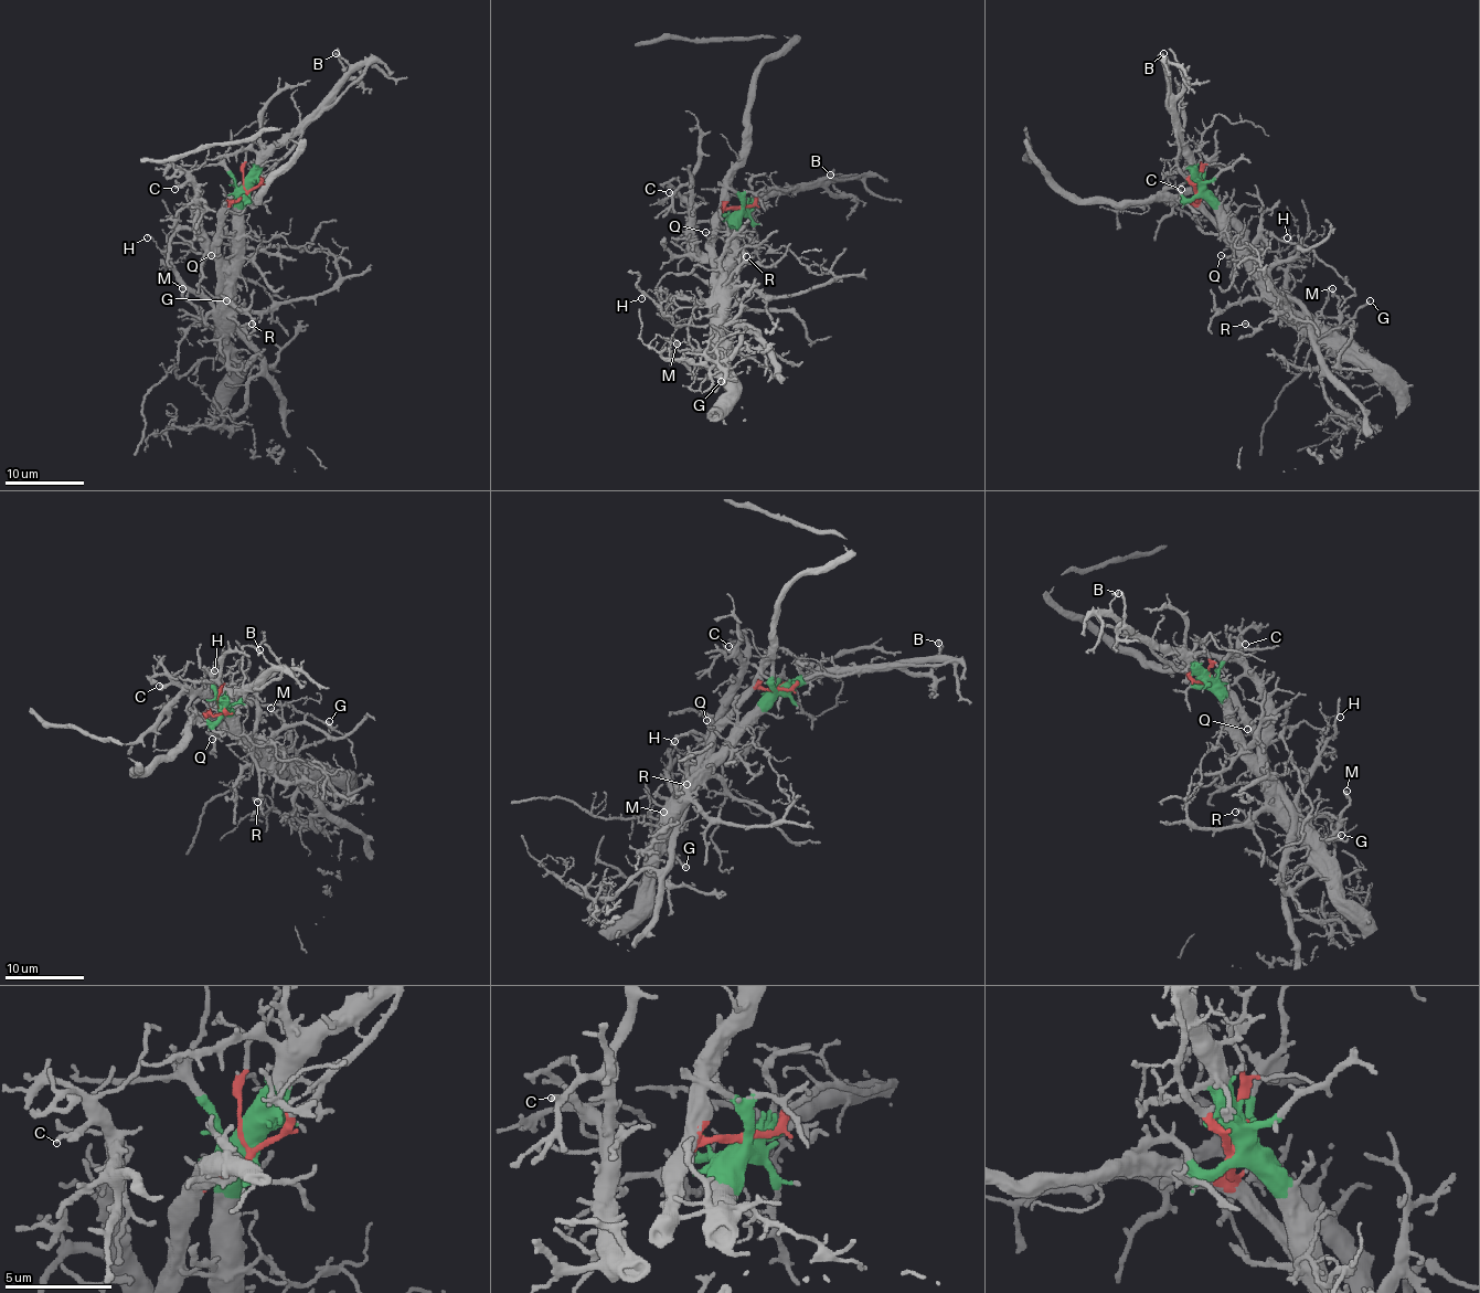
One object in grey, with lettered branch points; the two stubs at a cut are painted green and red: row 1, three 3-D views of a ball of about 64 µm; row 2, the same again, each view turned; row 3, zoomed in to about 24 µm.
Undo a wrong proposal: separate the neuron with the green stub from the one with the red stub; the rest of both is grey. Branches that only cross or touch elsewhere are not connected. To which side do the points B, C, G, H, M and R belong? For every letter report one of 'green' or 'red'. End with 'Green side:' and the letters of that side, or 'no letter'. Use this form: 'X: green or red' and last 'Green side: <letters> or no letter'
B: green
C: green
G: green
H: red
M: green
R: green
Green side: B, C, G, M, R

